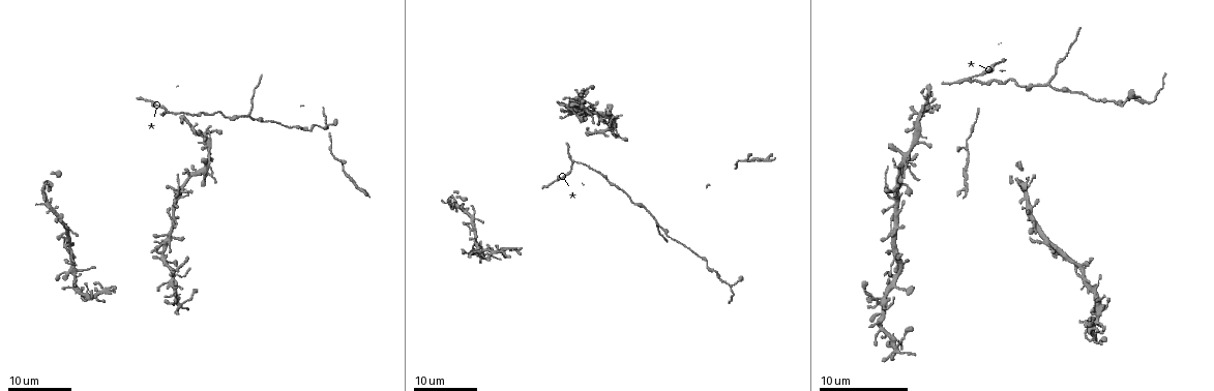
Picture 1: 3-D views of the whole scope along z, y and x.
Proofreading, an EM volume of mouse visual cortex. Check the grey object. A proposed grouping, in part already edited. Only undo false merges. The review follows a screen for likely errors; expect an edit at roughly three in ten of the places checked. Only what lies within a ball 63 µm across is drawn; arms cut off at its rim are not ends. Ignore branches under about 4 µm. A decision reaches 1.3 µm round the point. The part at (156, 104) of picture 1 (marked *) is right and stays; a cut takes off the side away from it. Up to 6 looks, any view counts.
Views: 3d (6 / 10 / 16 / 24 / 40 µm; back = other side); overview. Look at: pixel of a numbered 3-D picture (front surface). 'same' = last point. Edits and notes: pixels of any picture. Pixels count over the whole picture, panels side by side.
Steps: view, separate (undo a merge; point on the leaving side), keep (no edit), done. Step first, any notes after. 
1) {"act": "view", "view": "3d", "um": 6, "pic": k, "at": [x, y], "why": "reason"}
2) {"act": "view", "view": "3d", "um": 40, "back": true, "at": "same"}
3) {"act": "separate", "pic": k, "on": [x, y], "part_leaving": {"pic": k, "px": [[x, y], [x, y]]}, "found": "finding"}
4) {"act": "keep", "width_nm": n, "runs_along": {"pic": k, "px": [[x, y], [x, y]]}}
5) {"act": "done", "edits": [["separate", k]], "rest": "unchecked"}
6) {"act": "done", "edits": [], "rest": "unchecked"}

{"act": "view", "view": "3d", "um": 24, "pic": 1, "at": [228, 118], "why": "sudden change in width"}

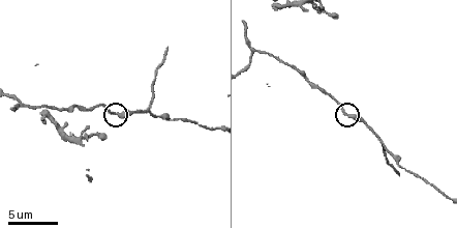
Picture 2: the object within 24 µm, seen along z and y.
{"act": "view", "view": "3d", "um": 10, "pic": 2, "at": [345, 113]}

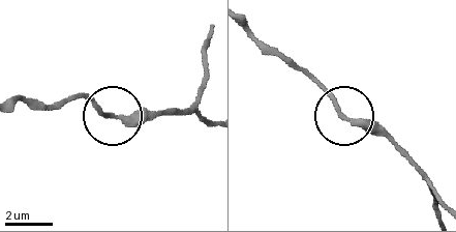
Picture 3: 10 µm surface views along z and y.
{"act": "keep", "found": "all the same neuron"}

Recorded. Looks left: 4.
{"act": "view", "view": "3d", "um": 10, "pic": 2, "at": [147, 108], "why": "three arms meet"}

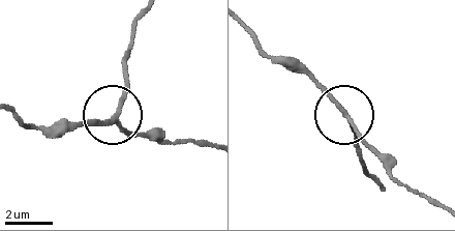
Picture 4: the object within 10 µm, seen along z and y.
{"act": "keep", "width_nm": 160, "runs_along": {"pic": 4, "px": [[17, 119], [103, 121], [123, 94], [127, 60]]}, "found": "one neuron here"}

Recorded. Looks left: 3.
{"act": "view", "view": "3d", "um": 16, "pic": 1, "at": [588, 108]}

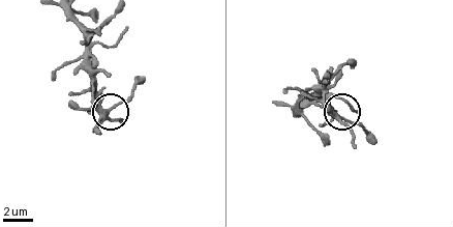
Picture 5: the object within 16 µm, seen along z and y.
{"act": "view", "view": "3d", "um": 10, "pic": 5, "at": [109, 109]}

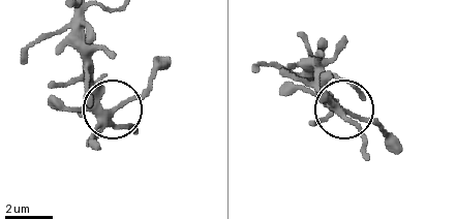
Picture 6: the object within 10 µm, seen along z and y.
{"act": "keep", "width_nm": 290, "found": "one neuron here"}

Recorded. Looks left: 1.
{"act": "done", "edits": [], "rest": "unchecked"}

